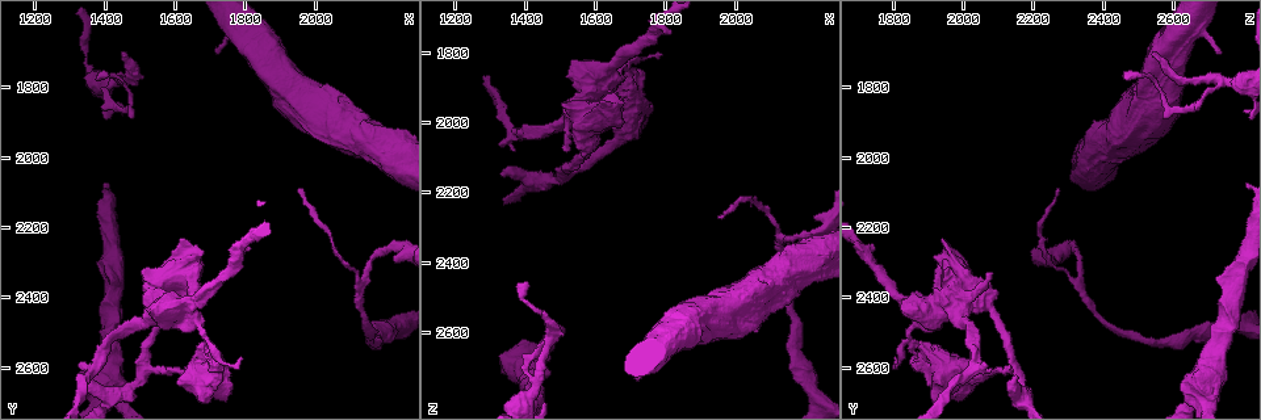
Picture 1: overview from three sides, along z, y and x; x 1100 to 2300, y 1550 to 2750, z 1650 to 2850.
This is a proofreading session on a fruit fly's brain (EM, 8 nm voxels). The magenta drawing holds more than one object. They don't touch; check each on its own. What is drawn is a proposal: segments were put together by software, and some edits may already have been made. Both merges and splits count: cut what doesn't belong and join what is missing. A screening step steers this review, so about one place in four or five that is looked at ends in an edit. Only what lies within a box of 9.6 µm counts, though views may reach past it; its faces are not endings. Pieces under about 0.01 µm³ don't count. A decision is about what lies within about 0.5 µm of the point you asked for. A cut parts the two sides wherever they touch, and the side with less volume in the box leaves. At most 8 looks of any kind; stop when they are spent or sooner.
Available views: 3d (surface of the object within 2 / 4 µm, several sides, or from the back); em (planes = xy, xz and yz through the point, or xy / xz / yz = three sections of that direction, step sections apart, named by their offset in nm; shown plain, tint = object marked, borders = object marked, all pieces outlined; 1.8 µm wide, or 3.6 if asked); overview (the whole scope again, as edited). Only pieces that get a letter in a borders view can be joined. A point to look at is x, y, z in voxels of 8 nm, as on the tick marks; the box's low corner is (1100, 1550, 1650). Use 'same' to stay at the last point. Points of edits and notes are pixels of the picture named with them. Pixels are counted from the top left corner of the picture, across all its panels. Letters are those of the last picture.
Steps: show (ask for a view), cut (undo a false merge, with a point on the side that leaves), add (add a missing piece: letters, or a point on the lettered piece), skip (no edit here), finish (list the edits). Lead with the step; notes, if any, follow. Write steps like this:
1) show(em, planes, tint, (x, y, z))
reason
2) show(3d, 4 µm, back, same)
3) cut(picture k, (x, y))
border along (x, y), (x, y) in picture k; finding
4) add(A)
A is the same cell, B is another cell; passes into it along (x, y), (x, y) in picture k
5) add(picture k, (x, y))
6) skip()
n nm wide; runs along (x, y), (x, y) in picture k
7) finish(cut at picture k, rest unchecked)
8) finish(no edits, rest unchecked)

show(em, xz, step 8, tint, (2120, 2360, 2330))
arms part here

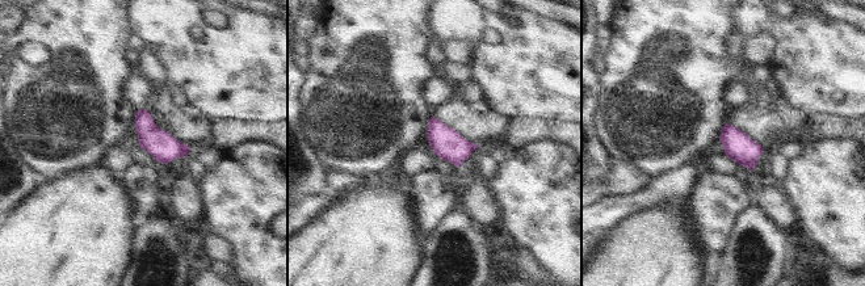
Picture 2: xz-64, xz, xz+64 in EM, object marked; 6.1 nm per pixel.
show(em, planes, borders, same)

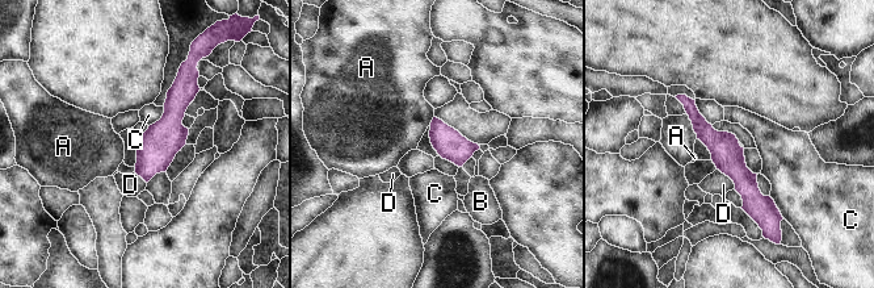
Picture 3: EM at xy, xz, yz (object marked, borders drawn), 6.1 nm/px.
skip()
A, B, C and D are other cells; border along (433, 116), (429, 124) in picture 3; all the same neuron

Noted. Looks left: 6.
show(em, planes, borders, (1420, 1790, 2750))
three arms meet

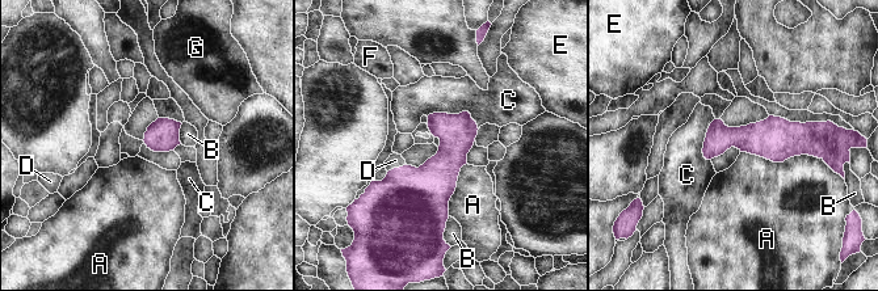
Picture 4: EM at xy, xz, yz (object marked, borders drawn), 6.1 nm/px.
add(D)
A touches over 550 nm; D is the same cell, A, B, C, E, F and G are other cells; passes into it along (410, 206), (397, 168), (395, 160) in picture 4; the neuron continues

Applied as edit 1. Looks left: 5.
show(overview)

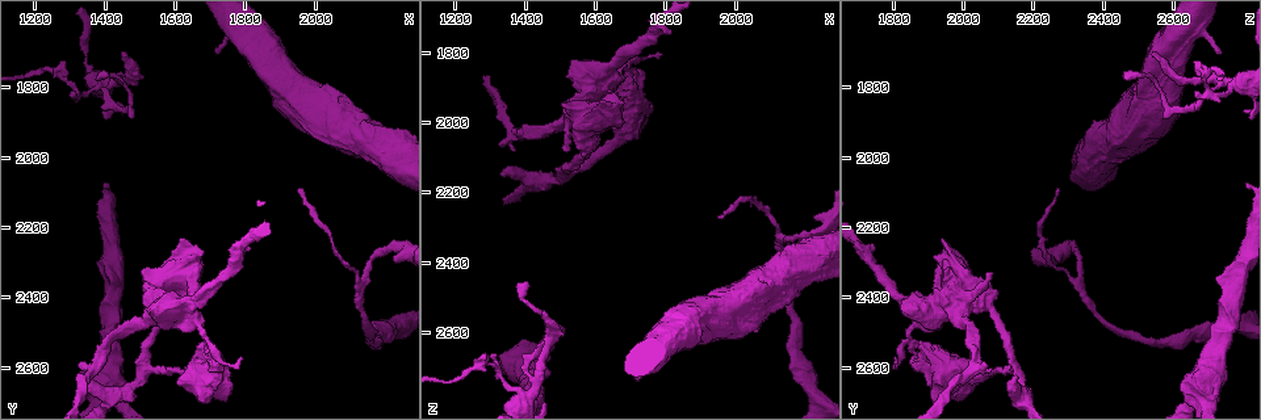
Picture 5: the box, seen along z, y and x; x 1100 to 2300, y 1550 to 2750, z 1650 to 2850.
show(em, planes, plain, (1720, 1700, 2730))
tapers out

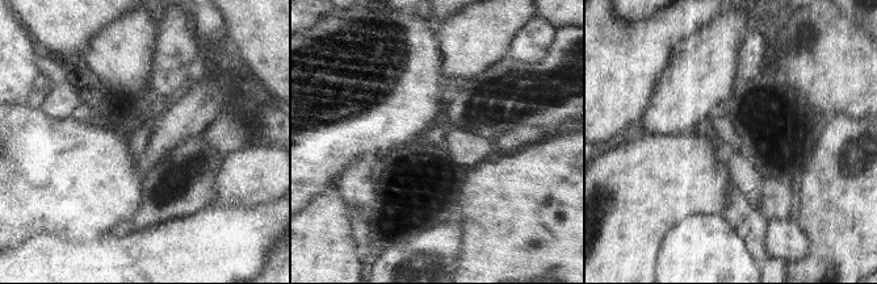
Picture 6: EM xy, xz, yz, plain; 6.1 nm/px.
show(em, planes, borders, same)
what lies round it

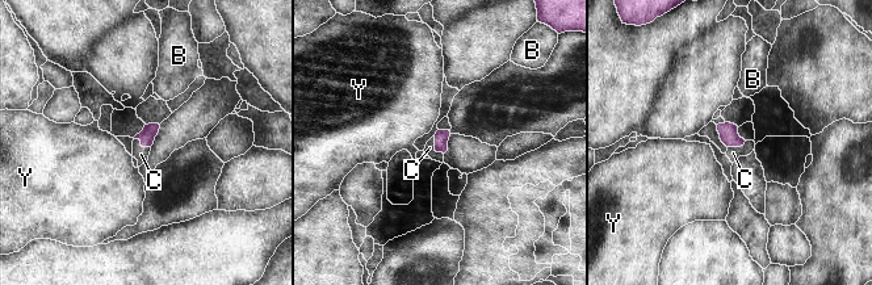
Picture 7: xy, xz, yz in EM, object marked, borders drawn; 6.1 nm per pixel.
add(C)
C is the same cell, B and Y are other cells; it goes on there

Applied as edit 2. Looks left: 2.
finish(add at picture 4, add at picture 7, rest unchecked)

